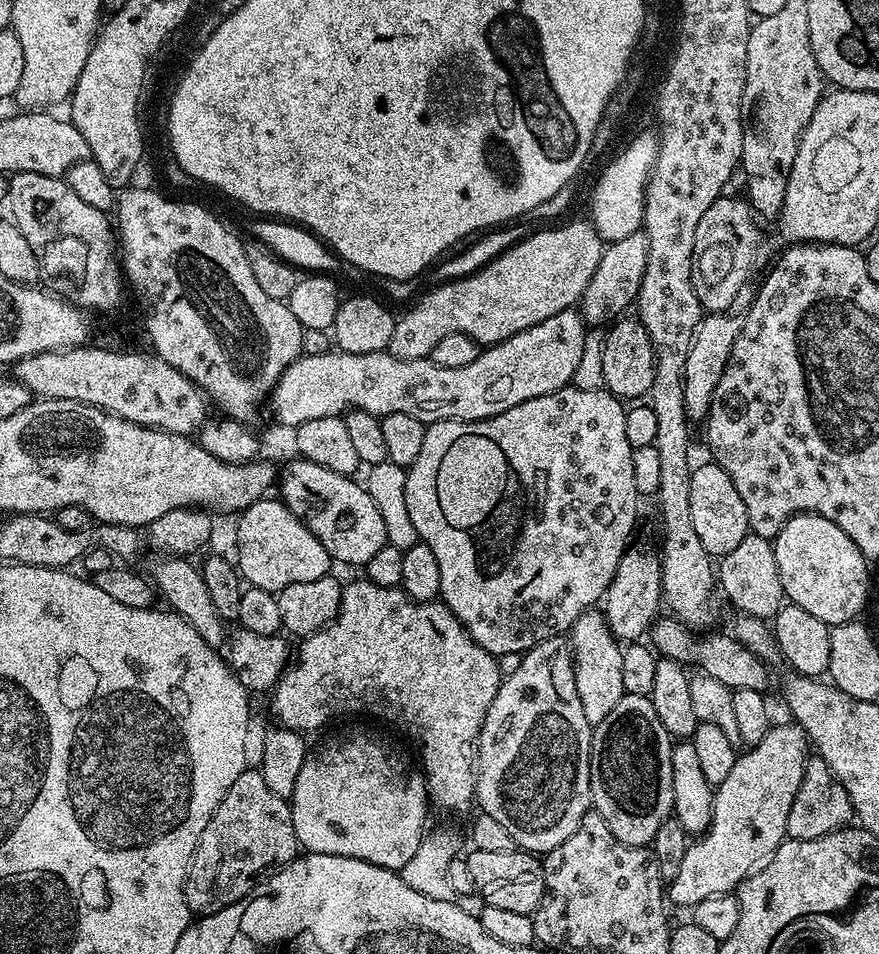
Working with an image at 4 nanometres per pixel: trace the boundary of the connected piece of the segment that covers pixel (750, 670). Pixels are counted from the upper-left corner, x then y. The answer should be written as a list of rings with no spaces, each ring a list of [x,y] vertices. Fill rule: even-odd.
[[[675,618],[657,619],[650,629],[650,644],[665,660],[676,660],[685,666],[697,664],[699,671],[705,676],[722,682],[733,690],[758,690],[767,693],[769,665],[746,647],[735,635],[723,636],[717,630],[708,630],[697,634],[687,624]]]

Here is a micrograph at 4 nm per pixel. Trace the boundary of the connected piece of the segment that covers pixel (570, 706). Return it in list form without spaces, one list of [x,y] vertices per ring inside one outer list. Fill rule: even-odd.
[[[563,635],[552,636],[543,640],[519,657],[520,665],[512,673],[505,675],[500,681],[498,694],[494,694],[494,702],[490,702],[490,710],[486,710],[486,718],[482,722],[480,737],[476,740],[476,798],[475,803],[480,804],[479,811],[485,816],[494,818],[514,838],[517,849],[533,854],[546,854],[554,850],[574,830],[578,830],[578,822],[592,808],[592,795],[590,794],[590,750],[592,749],[593,725],[586,722],[586,714],[582,711],[582,698],[578,698],[578,686],[574,678],[574,665],[572,665],[572,649],[569,641]]]

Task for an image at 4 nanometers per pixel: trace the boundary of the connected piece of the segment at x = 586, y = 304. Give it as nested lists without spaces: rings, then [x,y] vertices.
[[[643,231],[630,234],[621,240],[613,240],[605,247],[602,262],[598,264],[598,270],[594,270],[594,278],[590,278],[590,286],[586,286],[578,305],[589,325],[604,324],[635,305],[636,295],[642,286],[642,274],[646,270],[647,257],[648,240],[644,237]]]

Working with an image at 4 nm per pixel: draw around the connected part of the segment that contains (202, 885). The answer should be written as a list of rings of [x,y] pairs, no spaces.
[[[259,770],[238,774],[234,786],[226,790],[226,798],[218,802],[218,810],[206,822],[202,838],[192,855],[184,879],[184,897],[189,913],[209,916],[238,902],[262,880],[274,875],[295,860],[298,843],[291,818],[289,801],[278,798]]]

